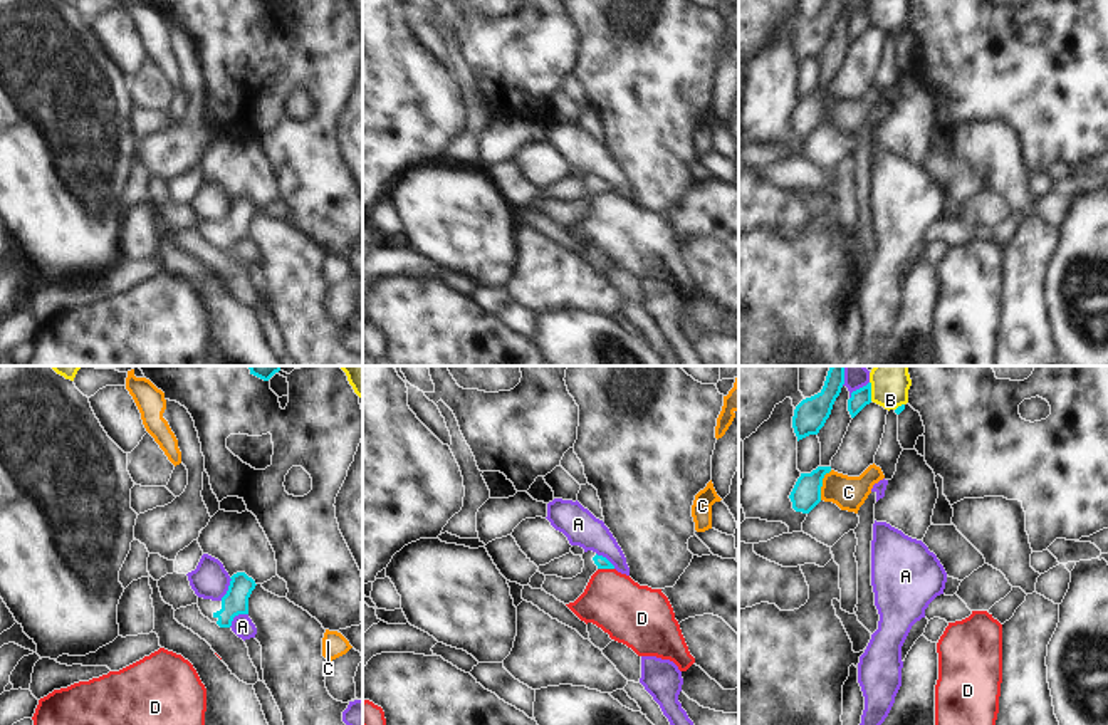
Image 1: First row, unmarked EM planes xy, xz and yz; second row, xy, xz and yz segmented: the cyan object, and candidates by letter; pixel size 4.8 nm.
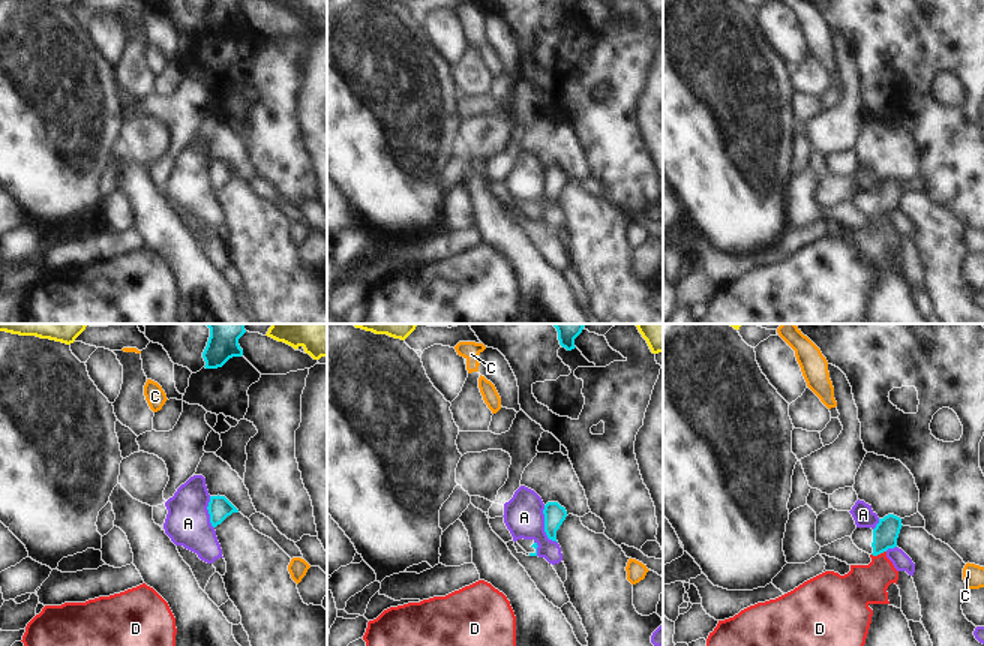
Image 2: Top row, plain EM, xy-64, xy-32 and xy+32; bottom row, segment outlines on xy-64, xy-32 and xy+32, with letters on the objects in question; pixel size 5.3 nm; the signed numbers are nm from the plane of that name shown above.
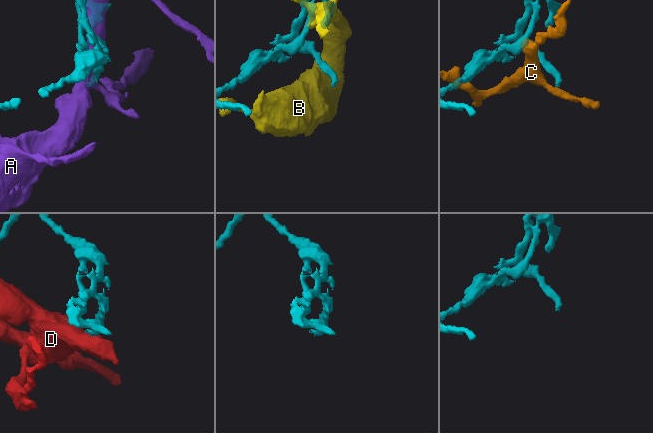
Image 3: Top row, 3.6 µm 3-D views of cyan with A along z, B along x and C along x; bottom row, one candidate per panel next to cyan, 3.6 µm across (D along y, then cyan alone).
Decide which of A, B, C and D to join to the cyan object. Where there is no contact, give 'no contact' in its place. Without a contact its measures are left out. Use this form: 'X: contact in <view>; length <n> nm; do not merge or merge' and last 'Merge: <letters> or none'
A: contact in xy; length 120 nm; do not merge
B: contact in yz; length 100 nm; do not merge
C: contact in yz; length 160 nm; do not merge
D: contact in xz; length 80 nm; do not merge
Merge: none

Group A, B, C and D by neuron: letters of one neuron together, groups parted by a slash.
A / B / C / D

